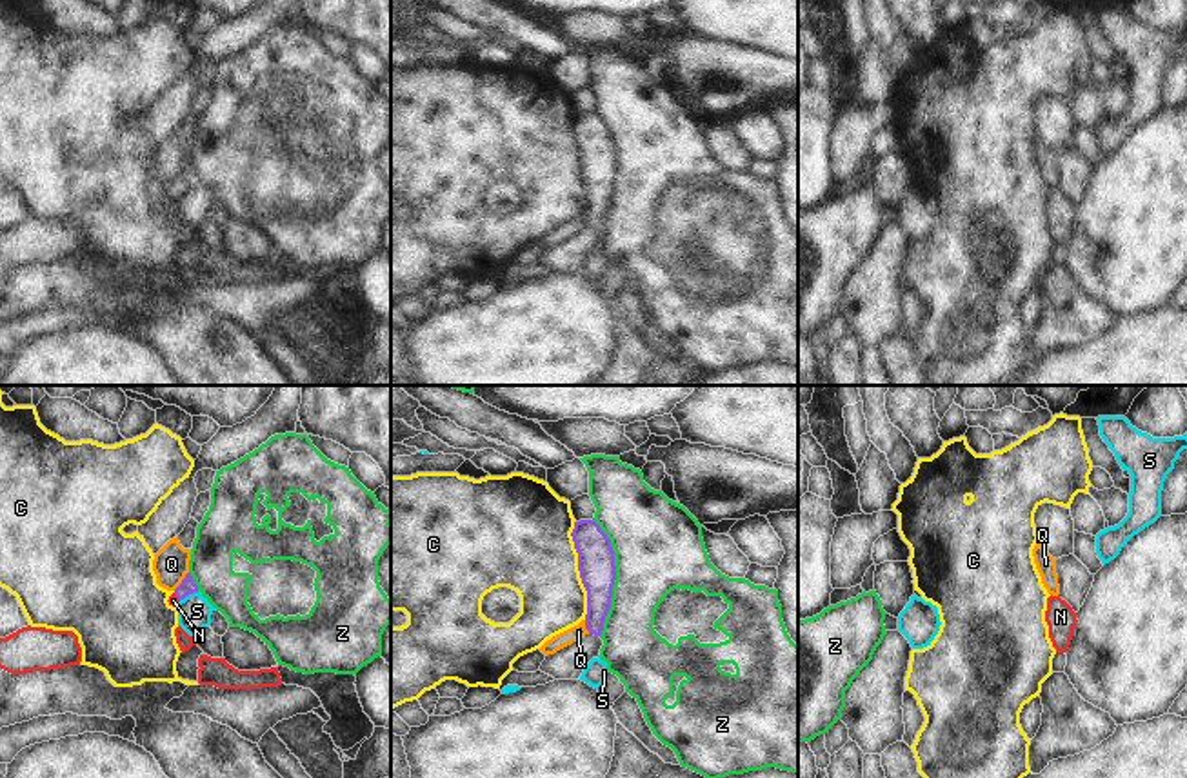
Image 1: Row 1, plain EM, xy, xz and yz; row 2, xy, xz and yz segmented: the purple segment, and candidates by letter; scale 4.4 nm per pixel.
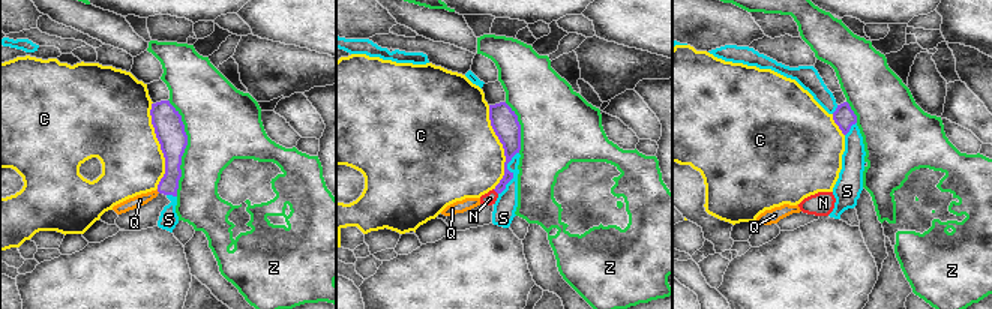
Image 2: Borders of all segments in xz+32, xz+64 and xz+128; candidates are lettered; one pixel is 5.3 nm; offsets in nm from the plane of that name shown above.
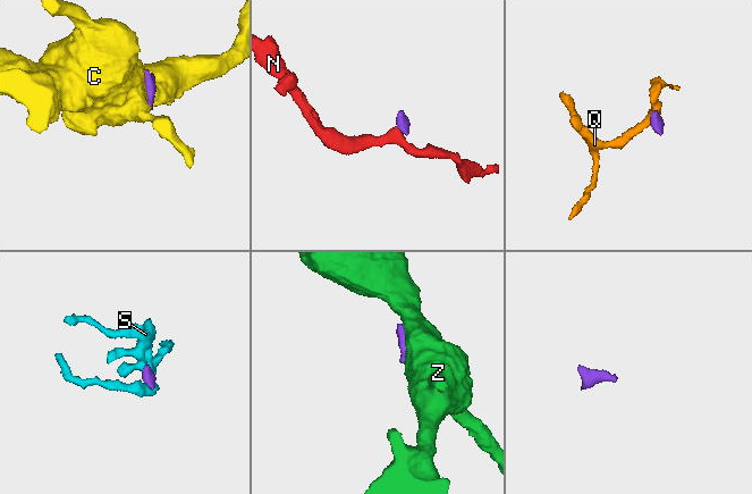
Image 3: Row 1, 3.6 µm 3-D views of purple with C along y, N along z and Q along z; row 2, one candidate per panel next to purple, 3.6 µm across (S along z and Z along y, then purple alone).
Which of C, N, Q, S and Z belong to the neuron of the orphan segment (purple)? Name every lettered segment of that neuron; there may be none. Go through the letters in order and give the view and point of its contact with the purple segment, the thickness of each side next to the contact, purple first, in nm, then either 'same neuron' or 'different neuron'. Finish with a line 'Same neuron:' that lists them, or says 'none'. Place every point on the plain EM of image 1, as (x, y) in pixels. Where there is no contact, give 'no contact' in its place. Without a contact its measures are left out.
C: contact xz (578, 162); calibres 160 and 400 nm; different neuron
N: contact xy (177, 189); calibres 70 and 50 nm; same neuron
Q: contact xy (182, 173); calibres 70 and 160 nm; different neuron
S: contact xy (189, 186); calibres 70 and 150 nm; different neuron
Z: contact xz (615, 171); calibres 160 and 400 nm; different neuron
Same neuron: N

